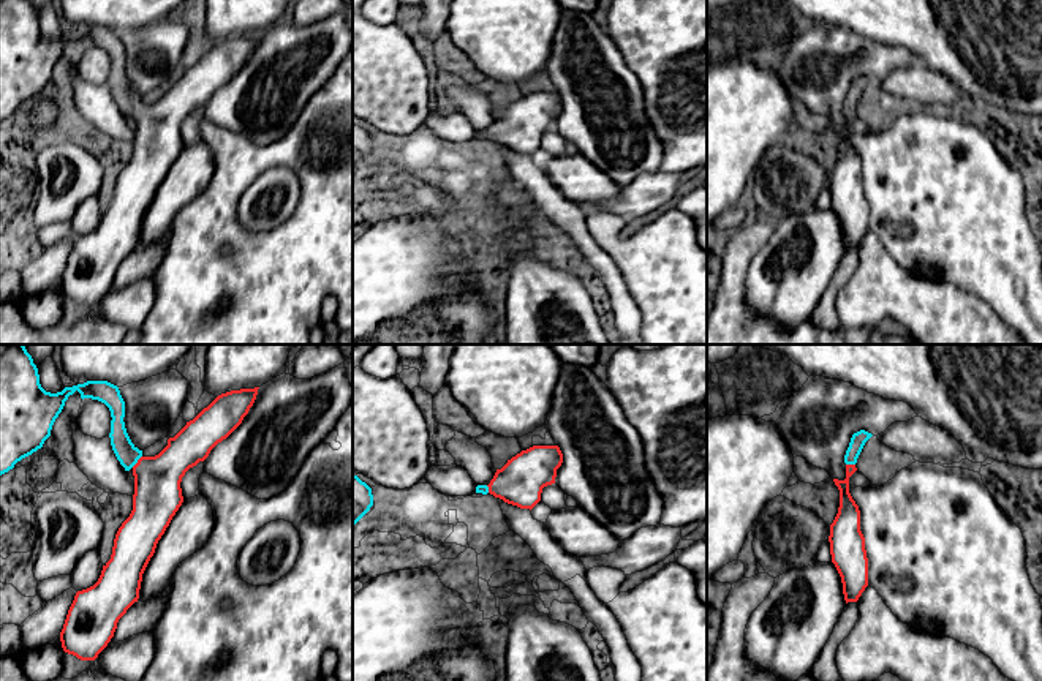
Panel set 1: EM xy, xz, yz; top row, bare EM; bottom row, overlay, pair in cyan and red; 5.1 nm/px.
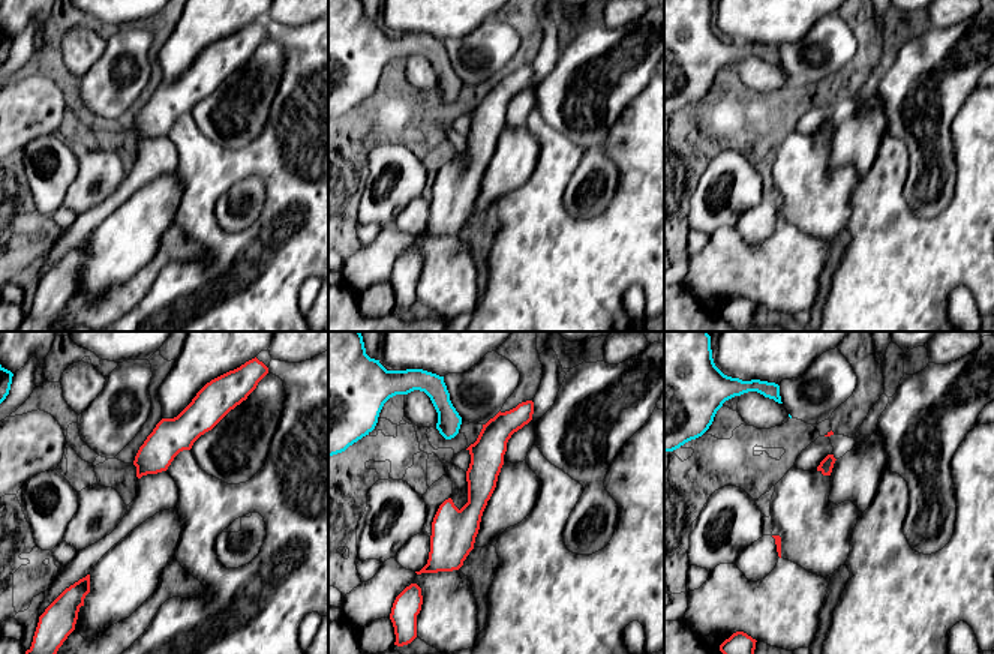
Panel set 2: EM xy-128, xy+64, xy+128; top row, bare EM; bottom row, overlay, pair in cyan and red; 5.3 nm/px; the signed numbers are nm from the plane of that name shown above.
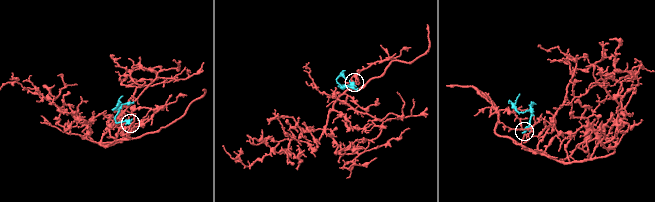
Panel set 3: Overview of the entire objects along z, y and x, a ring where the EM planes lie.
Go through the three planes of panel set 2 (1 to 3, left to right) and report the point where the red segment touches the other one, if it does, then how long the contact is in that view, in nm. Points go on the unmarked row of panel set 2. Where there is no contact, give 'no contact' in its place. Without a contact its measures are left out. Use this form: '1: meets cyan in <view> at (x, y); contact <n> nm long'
1: no contact
2: no contact
3: no contact

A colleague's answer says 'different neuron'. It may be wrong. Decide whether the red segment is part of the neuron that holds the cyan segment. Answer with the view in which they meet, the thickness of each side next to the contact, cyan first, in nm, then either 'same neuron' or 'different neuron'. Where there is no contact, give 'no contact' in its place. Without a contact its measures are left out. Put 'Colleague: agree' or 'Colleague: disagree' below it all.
contact in xy; calibres 110 and 240 nm; same neuron
Colleague: disagree

